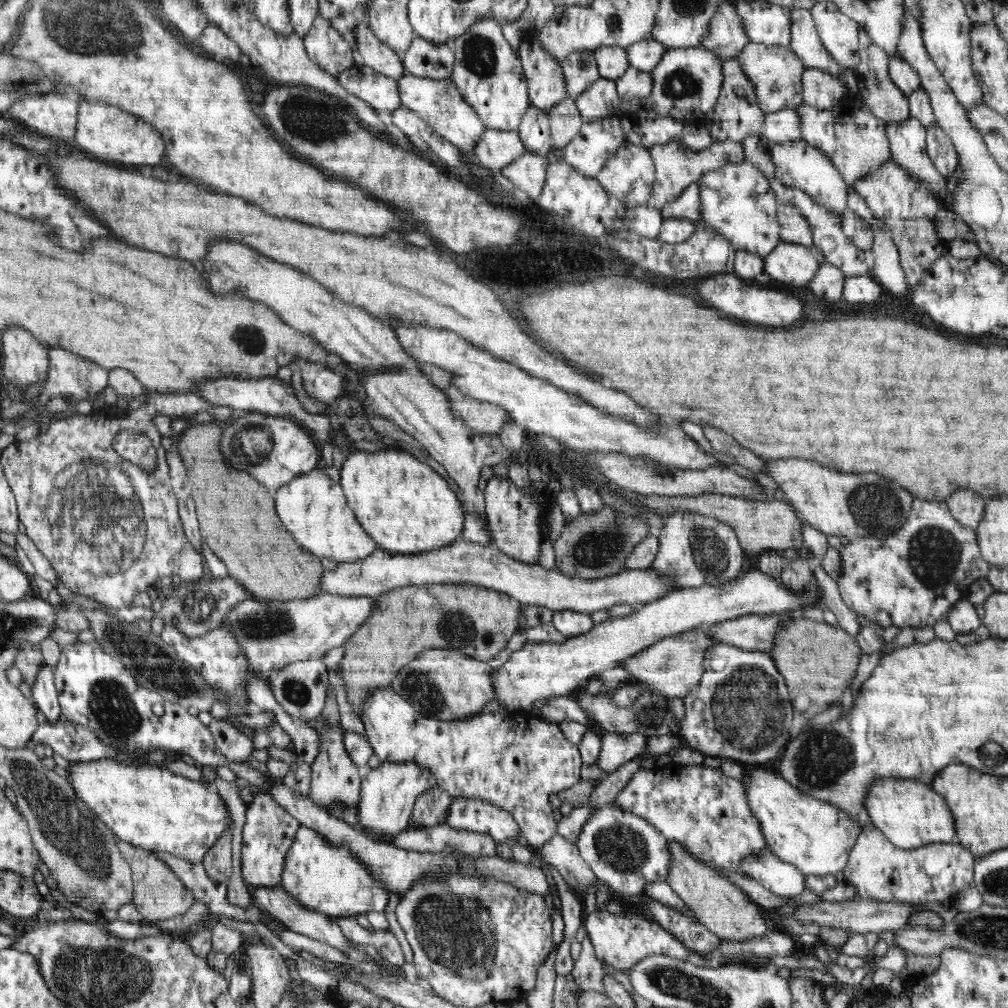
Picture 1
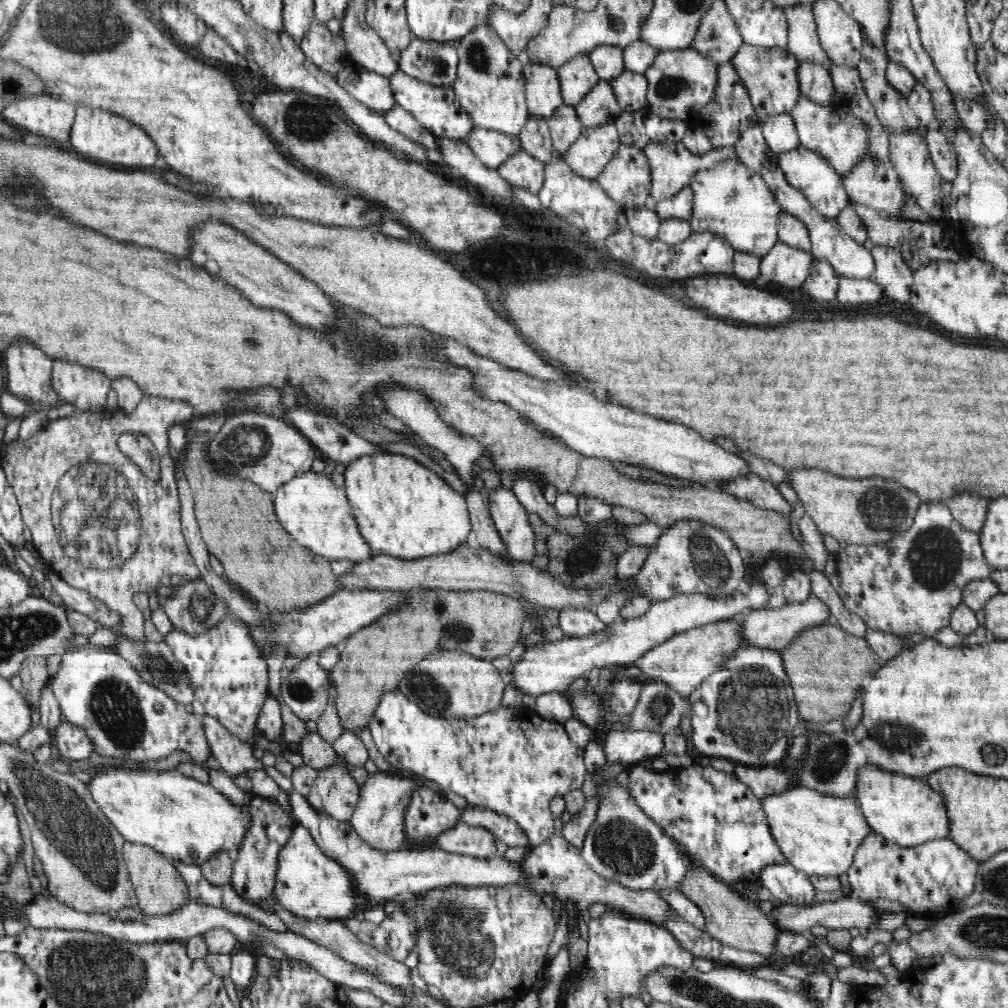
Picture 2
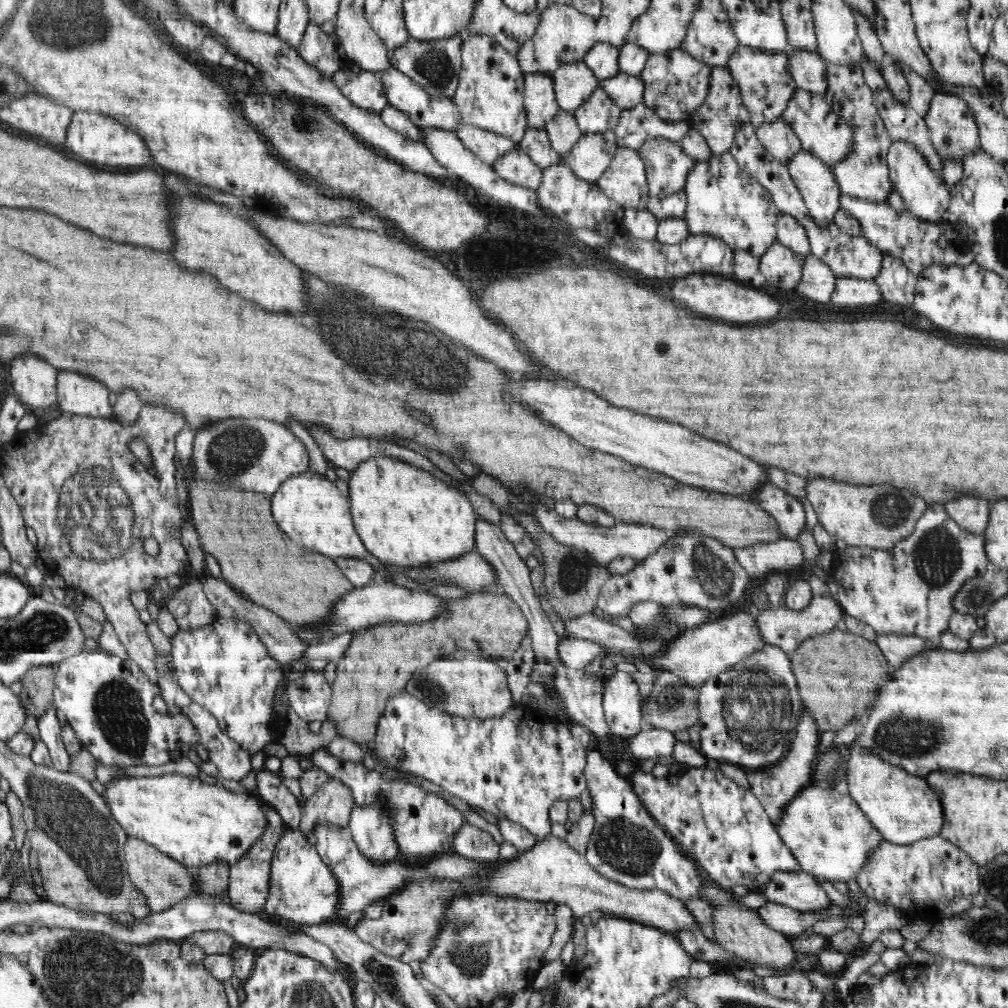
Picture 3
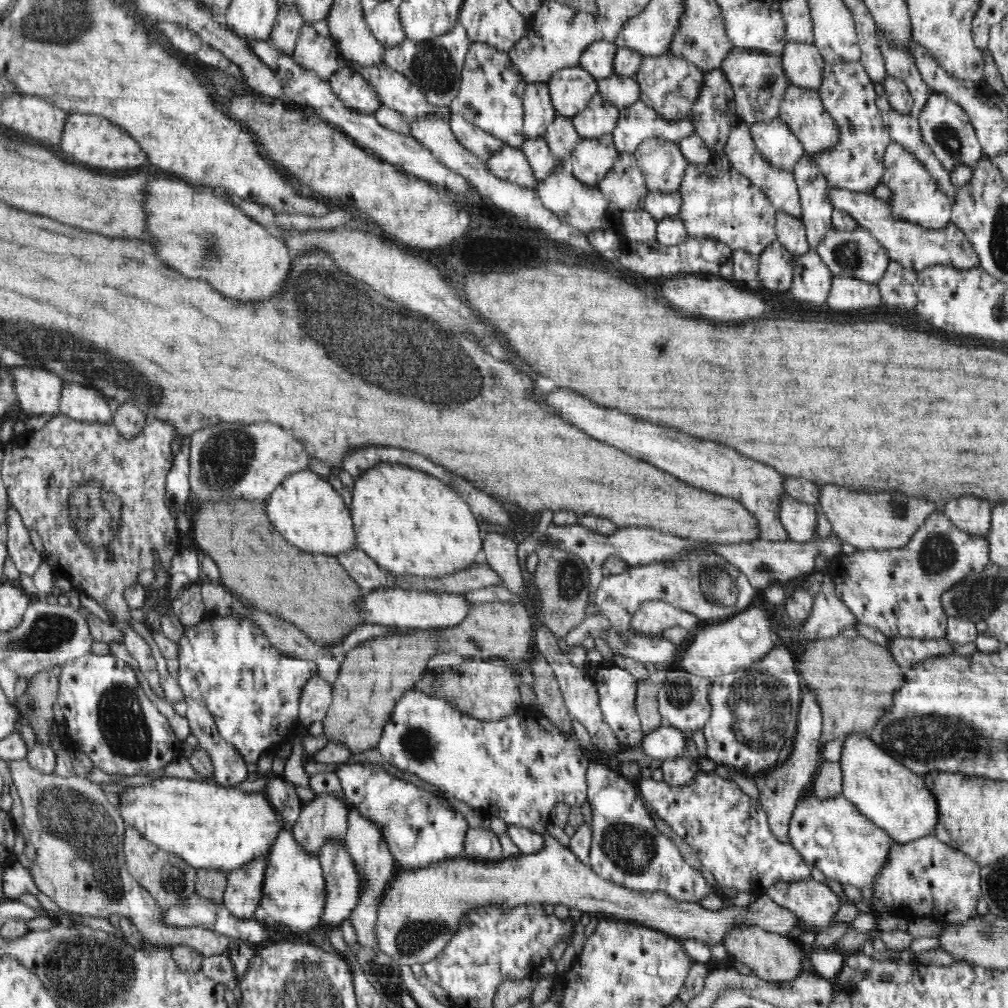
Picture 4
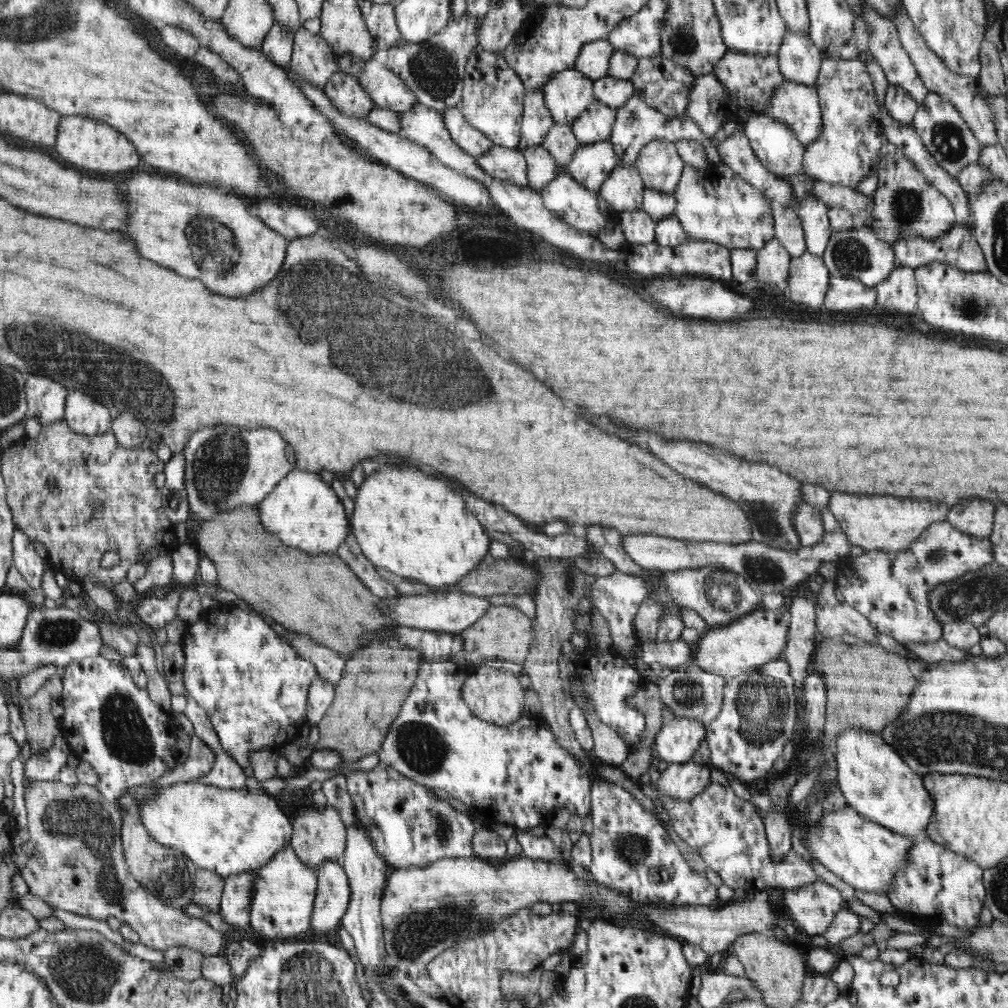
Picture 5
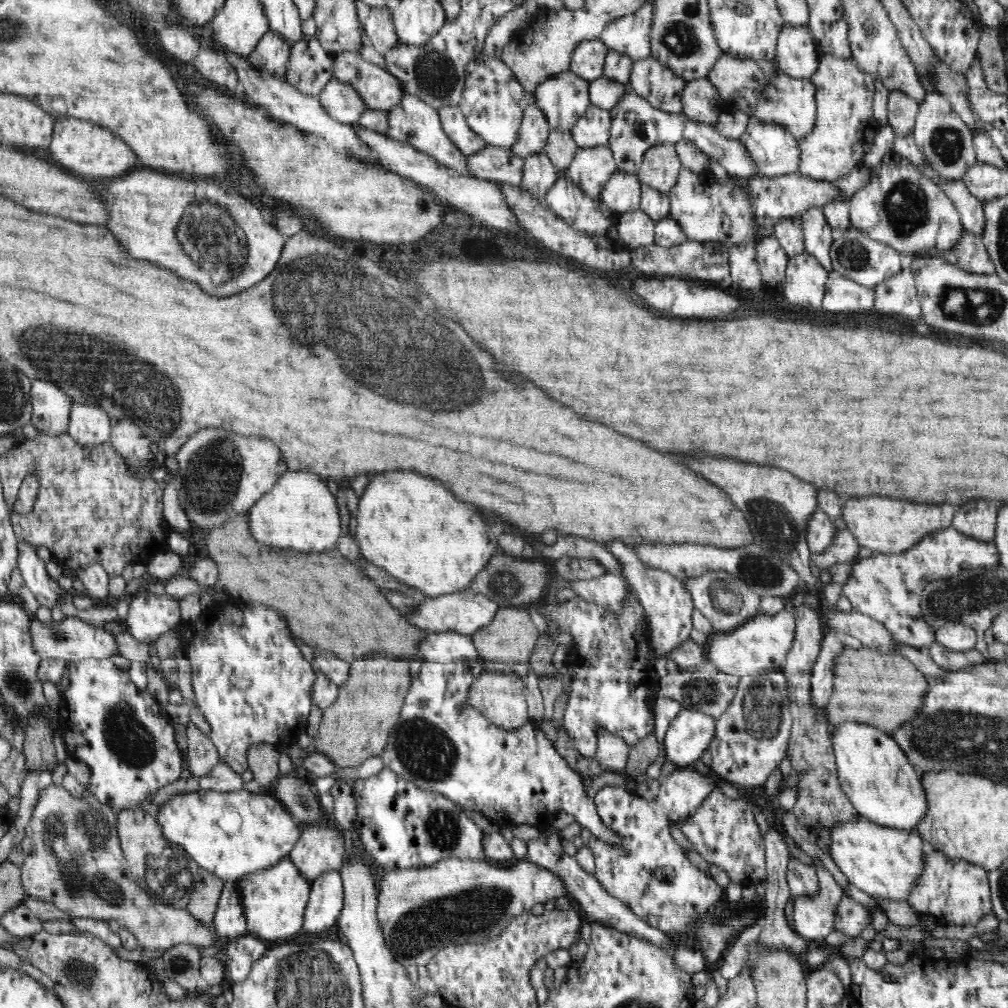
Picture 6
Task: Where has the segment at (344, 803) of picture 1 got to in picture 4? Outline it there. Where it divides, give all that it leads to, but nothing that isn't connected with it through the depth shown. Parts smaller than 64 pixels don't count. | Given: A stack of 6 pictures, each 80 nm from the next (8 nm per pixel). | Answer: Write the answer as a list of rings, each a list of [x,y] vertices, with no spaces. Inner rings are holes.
[[[334,793],[316,795],[302,807],[293,823],[293,840],[309,857],[318,857],[327,845],[342,845],[347,833],[349,810]]]

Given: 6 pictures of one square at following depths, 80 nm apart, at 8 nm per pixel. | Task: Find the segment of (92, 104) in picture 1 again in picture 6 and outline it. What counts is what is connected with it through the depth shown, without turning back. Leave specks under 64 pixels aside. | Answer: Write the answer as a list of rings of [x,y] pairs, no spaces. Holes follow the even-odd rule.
[[[74,117],[58,118],[53,125],[52,144],[49,144],[52,160],[62,168],[70,170],[72,175],[83,176],[84,180],[118,176],[136,164],[136,154],[120,142],[112,132],[102,126],[92,126],[90,121],[77,120]]]

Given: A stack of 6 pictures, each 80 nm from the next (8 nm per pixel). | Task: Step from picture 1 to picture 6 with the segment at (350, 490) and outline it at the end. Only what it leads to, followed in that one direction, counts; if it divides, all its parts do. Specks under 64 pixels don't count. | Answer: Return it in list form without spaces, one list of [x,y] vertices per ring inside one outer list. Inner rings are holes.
[[[384,472],[370,478],[356,512],[355,539],[363,558],[386,570],[398,581],[420,590],[426,597],[438,597],[468,590],[471,580],[486,566],[499,547],[496,534],[478,518],[466,502],[460,502],[450,490],[434,478],[412,472]]]

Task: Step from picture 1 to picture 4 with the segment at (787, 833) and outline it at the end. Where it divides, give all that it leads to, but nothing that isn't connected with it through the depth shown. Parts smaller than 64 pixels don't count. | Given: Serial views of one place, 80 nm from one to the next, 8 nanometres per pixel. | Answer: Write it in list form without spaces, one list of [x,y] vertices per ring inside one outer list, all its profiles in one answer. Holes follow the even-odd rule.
[[[812,789],[794,807],[789,822],[789,843],[810,869],[817,868],[825,877],[858,889],[875,888],[891,852],[899,846],[896,839],[862,815],[844,795],[820,800]]]

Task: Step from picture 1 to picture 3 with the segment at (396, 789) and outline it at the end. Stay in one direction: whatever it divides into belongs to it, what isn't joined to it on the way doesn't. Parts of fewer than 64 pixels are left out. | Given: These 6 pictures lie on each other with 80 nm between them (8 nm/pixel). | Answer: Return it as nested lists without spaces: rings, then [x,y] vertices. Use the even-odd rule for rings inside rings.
[[[384,801],[364,806],[355,804],[347,827],[352,833],[353,844],[370,862],[376,862],[377,866],[387,865],[400,856]]]

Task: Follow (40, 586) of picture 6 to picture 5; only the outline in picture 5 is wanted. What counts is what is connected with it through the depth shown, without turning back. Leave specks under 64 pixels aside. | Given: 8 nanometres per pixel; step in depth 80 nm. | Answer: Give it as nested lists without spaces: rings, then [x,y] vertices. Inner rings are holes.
[[[14,528],[12,537],[13,565],[24,576],[30,588],[40,588],[45,559],[34,549],[34,542],[26,537],[26,533]]]

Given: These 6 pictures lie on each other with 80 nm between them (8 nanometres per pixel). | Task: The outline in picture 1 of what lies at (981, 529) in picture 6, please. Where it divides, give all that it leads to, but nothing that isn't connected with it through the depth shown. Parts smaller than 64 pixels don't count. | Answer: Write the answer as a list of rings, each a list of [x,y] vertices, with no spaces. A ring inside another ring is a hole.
[[[958,490],[946,502],[954,519],[962,526],[976,530],[983,521],[984,498],[980,498],[972,490]]]

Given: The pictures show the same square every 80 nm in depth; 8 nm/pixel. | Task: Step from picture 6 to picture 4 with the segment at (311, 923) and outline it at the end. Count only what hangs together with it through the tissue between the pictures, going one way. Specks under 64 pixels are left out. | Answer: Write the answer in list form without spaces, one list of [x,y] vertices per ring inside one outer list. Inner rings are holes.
[[[332,842],[332,845],[327,845],[318,856],[327,887],[320,924],[323,929],[339,927],[348,919],[360,894],[358,875],[346,846],[345,842],[342,842],[342,845]]]

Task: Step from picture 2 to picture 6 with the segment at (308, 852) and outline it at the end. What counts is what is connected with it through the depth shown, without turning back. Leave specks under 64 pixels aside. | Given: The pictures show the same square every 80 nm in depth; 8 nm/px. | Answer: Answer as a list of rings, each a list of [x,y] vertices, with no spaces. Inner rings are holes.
[[[289,857],[270,869],[260,870],[238,880],[236,893],[245,915],[248,933],[254,932],[263,940],[273,941],[302,932],[311,886],[302,879]]]

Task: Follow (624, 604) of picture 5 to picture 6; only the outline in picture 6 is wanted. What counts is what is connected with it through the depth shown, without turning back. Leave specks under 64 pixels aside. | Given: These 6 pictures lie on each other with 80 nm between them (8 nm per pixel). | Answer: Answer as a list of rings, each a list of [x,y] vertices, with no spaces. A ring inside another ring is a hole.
[[[606,573],[598,578],[569,581],[569,588],[576,592],[578,598],[588,602],[600,602],[611,610],[619,611],[627,590],[632,587],[622,574]]]

